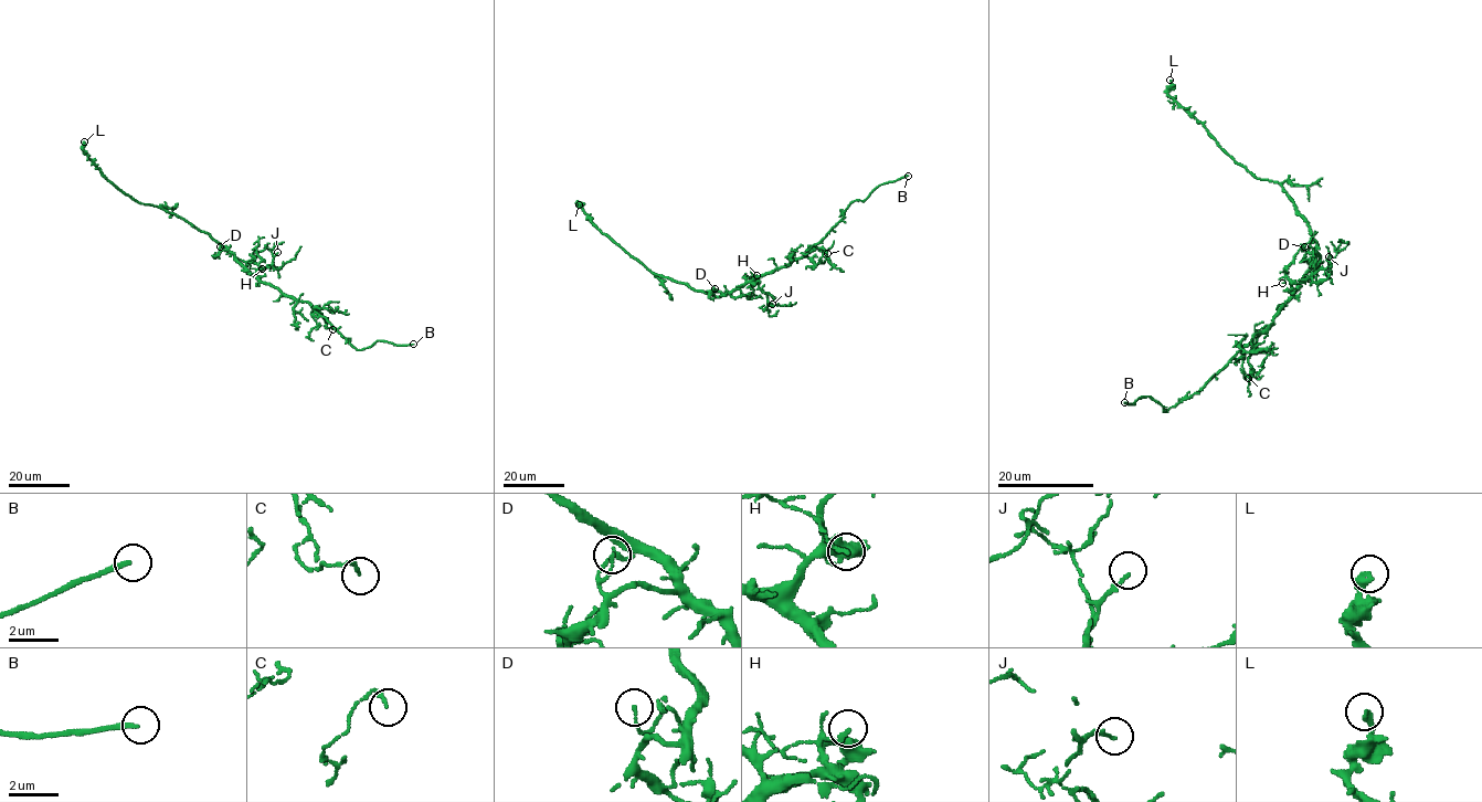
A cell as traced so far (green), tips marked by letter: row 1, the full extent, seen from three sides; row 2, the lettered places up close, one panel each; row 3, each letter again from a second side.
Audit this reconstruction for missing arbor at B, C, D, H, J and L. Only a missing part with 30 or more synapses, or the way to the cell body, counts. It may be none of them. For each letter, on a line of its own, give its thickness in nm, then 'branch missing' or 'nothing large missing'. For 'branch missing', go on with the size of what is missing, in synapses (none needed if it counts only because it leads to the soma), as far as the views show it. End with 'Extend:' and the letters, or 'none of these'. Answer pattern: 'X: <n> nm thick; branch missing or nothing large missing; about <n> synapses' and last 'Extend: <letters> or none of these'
B: 200 nm thick; branch missing
C: 140 nm thick; nothing large missing
D: 100 nm thick; nothing large missing
H: 160 nm thick; nothing large missing
J: 130 nm thick; nothing large missing
L: 260 nm thick; nothing large missing
Extend: B

